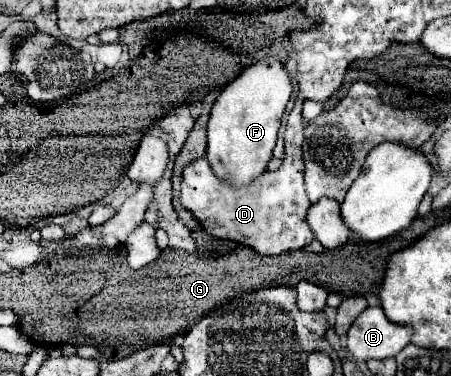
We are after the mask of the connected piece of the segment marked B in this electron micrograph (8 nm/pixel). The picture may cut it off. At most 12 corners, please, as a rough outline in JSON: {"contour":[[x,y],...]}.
{"contour":[[380,305],[348,329],[354,359],[388,359],[410,343],[412,325]]}

